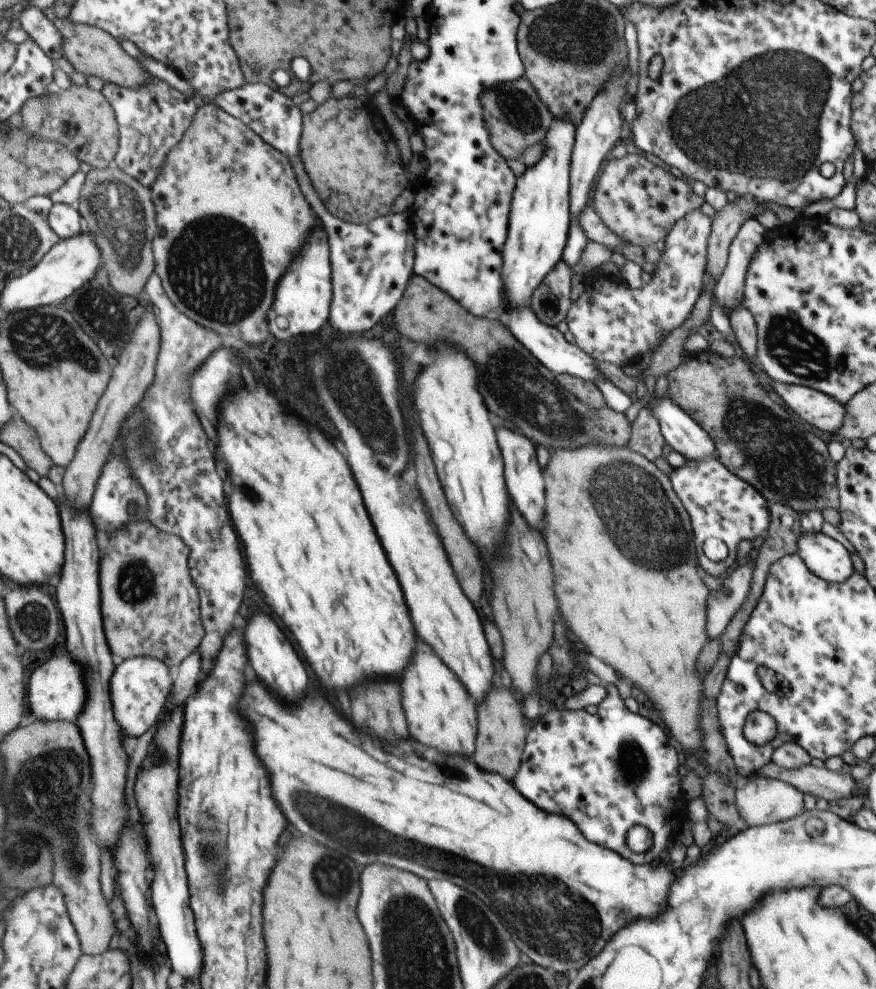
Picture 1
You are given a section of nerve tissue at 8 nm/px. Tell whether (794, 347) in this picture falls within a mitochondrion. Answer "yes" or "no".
yes

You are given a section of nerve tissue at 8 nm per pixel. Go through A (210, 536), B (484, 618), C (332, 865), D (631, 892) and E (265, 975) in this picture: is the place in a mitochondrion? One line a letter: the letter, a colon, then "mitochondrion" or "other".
A: other
B: other
C: mitochondrion
D: other
E: other

